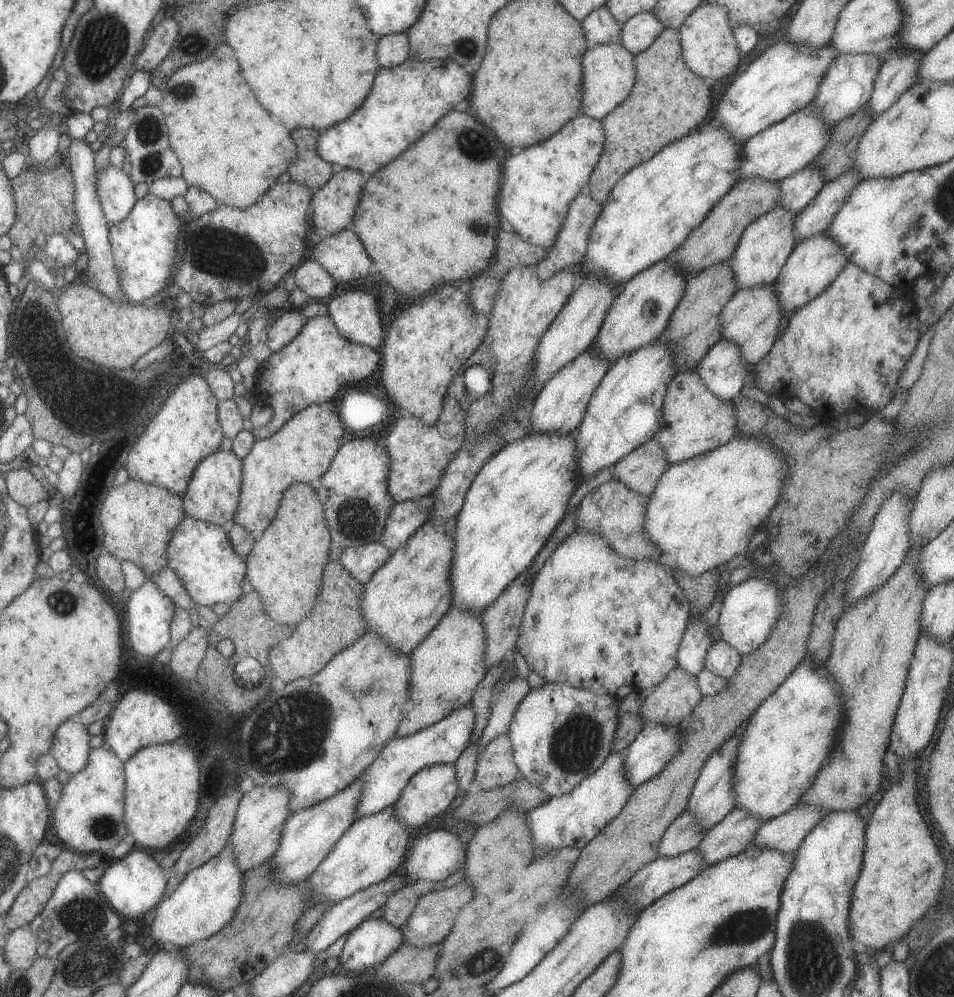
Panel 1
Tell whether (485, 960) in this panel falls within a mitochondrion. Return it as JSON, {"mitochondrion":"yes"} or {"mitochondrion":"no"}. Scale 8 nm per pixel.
{"mitochondrion":"yes"}

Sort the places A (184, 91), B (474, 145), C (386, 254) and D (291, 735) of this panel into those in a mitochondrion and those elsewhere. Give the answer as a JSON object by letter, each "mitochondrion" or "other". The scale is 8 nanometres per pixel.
{"A":"mitochondrion","B":"mitochondrion","C":"other","D":"mitochondrion"}

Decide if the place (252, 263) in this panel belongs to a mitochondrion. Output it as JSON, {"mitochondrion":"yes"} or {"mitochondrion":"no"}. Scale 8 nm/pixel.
{"mitochondrion":"yes"}

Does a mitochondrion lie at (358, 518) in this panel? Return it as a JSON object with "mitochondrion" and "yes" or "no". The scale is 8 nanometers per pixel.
{"mitochondrion":"yes"}

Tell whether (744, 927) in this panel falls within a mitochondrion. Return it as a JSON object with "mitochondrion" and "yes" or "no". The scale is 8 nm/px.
{"mitochondrion":"yes"}

